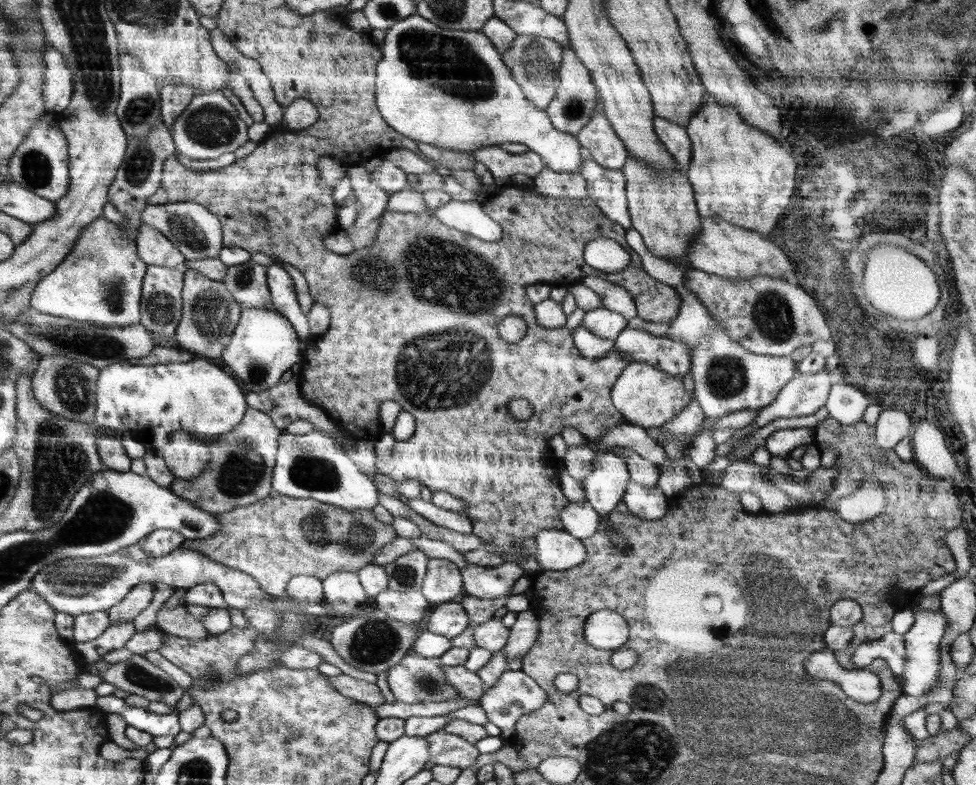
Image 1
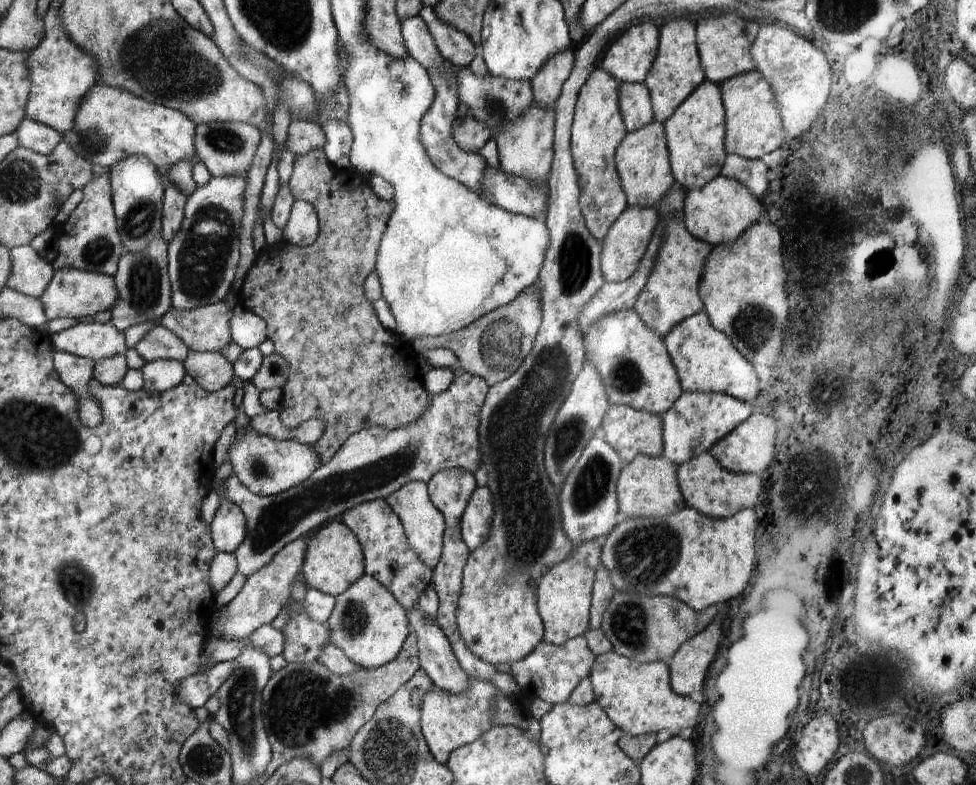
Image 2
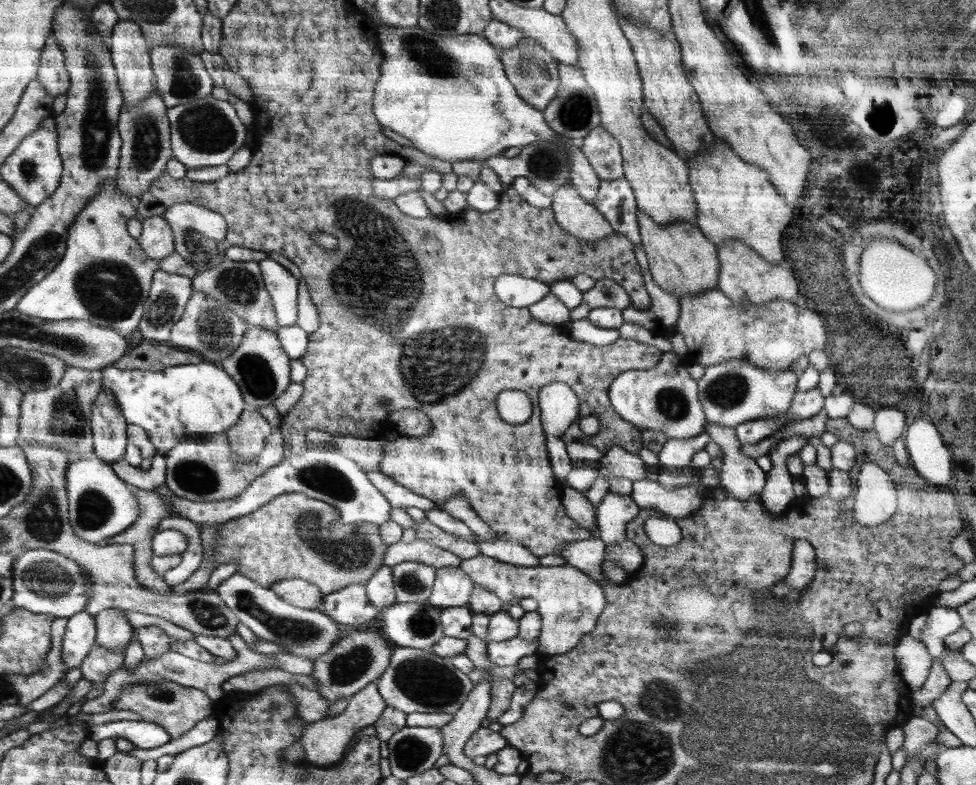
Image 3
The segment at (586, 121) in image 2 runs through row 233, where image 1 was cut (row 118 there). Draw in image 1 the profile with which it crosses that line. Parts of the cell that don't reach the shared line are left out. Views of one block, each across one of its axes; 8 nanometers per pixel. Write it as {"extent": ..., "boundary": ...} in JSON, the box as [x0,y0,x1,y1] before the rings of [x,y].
{"extent":[575,96,629,169],"boundary":[[[600,96],[597,100],[590,121],[575,134],[576,140],[589,151],[596,163],[609,169],[621,169],[629,157],[628,149],[610,126]]]}

